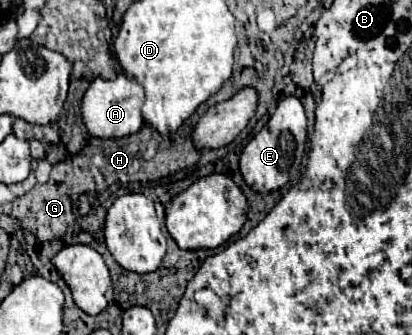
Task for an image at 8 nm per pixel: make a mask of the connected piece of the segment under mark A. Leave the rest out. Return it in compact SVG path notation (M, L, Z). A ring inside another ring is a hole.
M117 76L113 80L103 80L103 78L95 78L89 86L89 90L83 96L83 104L81 104L81 116L83 116L83 124L87 126L89 134L95 138L123 138L123 136L131 136L135 132L139 132L139 128L143 126L143 118L141 118L141 106L145 102L145 92L143 86L137 84L135 80L129 80L127 76Z

